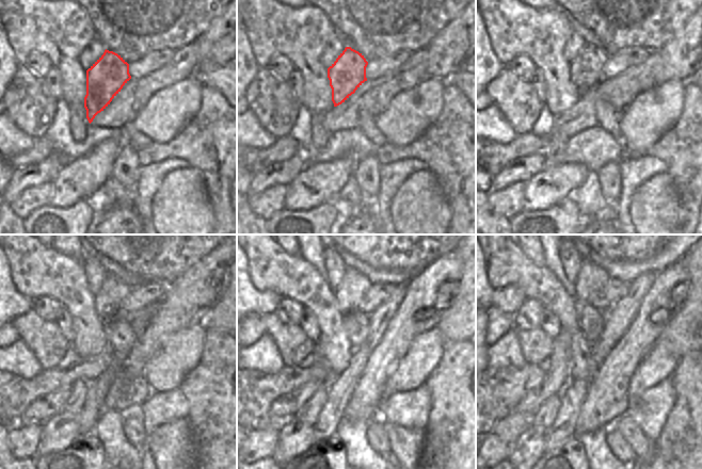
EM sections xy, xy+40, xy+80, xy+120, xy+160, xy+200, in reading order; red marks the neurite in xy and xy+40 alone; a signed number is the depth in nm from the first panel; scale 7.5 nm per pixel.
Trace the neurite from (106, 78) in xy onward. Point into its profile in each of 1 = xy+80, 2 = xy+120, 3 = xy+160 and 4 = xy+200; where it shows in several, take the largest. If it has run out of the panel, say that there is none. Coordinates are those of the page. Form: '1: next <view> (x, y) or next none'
1: next xy+80 (587, 69)
2: next xy+120 (108, 300)
3: next xy+160 (354, 285)
4: next xy+200 (592, 281)

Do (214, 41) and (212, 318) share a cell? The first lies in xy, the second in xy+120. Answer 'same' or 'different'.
different

